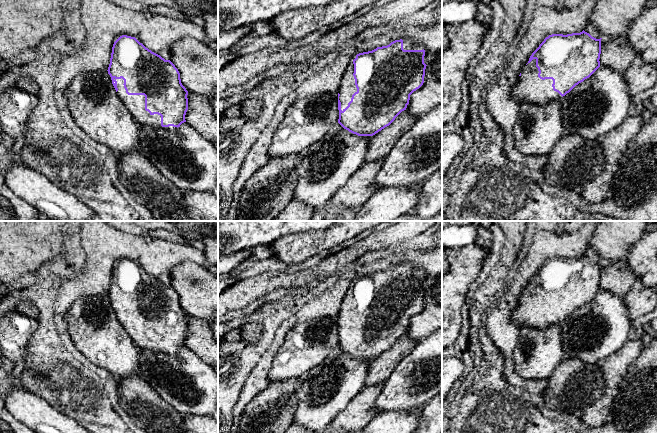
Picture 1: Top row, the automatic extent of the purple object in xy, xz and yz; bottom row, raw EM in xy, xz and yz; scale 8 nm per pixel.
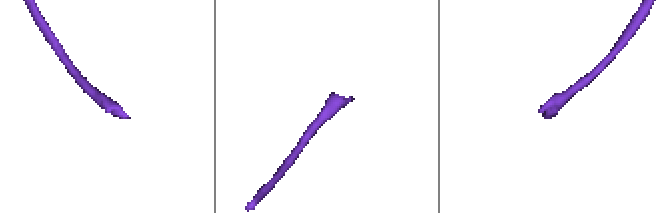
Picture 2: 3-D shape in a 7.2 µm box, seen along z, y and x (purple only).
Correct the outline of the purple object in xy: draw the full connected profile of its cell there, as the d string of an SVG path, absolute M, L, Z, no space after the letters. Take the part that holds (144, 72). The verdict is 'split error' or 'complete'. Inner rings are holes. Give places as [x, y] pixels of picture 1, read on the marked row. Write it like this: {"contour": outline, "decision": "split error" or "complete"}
{"contour": "M122 35L114 42L107 71L120 99L139 124L176 133L180 125L186 122L188 91L181 83L178 69L170 60L152 52L135 37Z", "decision": "split error"}

